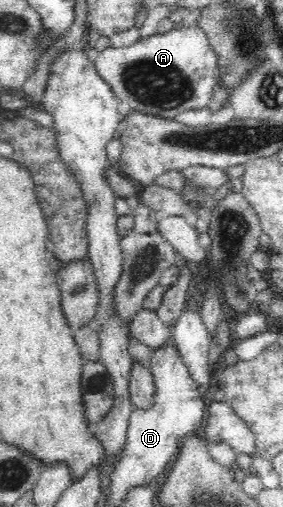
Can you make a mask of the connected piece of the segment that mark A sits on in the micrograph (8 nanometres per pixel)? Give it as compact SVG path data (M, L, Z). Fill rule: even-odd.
M196 26L140 38L128 47L110 46L94 60L99 76L131 110L173 119L184 110L205 108L215 86L218 56L207 35Z

